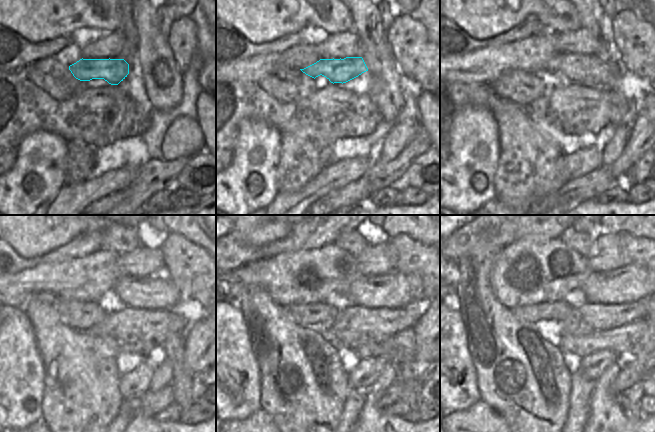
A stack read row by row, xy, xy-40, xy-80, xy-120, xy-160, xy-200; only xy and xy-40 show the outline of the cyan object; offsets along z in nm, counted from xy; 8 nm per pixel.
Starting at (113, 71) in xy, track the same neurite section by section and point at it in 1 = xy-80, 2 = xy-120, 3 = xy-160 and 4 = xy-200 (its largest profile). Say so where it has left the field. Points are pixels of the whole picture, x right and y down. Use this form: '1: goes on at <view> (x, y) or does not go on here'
1: goes on at xy-80 (581, 67)
2: goes on at xy-120 (158, 291)
3: goes on at xy-160 (392, 290)
4: goes on at xy-200 (631, 283)

